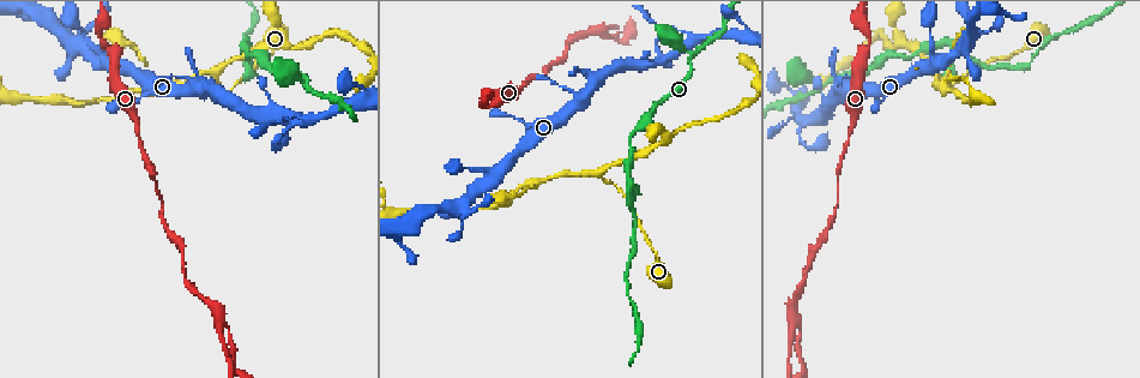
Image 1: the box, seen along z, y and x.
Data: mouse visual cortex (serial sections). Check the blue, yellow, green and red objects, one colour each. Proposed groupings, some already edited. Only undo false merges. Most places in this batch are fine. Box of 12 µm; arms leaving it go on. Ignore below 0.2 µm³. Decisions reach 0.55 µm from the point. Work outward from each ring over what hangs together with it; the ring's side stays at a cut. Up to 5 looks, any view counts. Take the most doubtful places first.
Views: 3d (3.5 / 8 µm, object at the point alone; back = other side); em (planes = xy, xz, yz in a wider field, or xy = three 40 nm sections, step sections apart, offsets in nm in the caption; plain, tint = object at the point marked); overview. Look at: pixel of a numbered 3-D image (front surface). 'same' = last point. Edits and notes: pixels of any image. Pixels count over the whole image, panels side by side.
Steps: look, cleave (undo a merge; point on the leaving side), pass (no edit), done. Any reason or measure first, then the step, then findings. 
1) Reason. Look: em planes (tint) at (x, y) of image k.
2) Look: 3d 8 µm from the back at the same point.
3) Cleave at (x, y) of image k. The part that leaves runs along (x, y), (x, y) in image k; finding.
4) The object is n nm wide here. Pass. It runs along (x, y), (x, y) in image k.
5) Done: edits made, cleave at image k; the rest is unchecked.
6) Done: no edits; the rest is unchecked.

Three arms meet. Look: 3d 8 µm at (603, 32) of image 1.

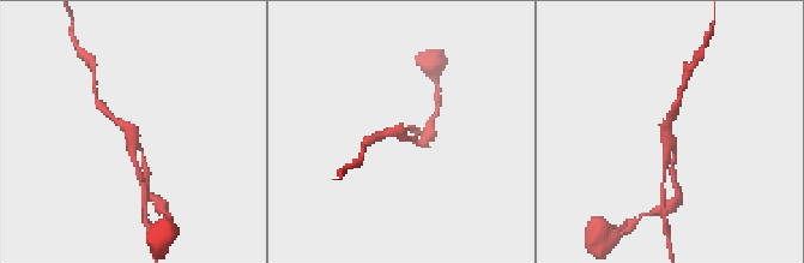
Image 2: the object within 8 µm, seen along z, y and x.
Zoom in. Look: 3d 3.5 µm at (134, 144) of image 2.

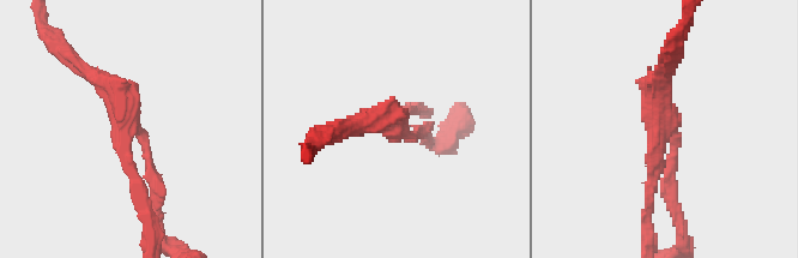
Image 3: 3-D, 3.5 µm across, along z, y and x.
Look: em planes (tint) at (129, 120) of image 3.

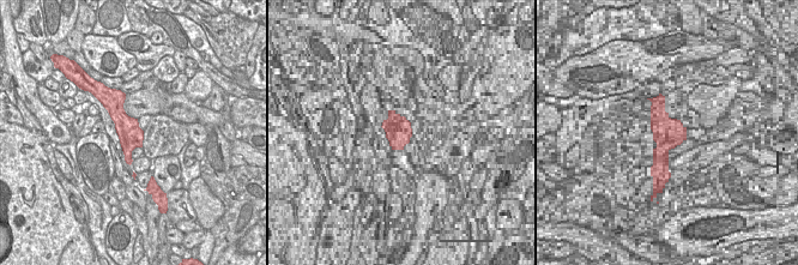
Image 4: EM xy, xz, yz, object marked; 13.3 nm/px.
3 arms meet here. Pass. It runs along (121, 97), (128, 160) in image 4; continuous, no second cell.

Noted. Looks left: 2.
A fork. Look: 3d 8 µm at (597, 176) of image 1.

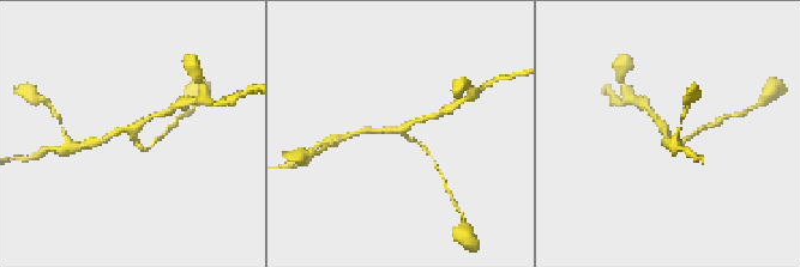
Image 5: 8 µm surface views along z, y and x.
Look: em xy step 2 (tint) at (134, 131) of image 5.

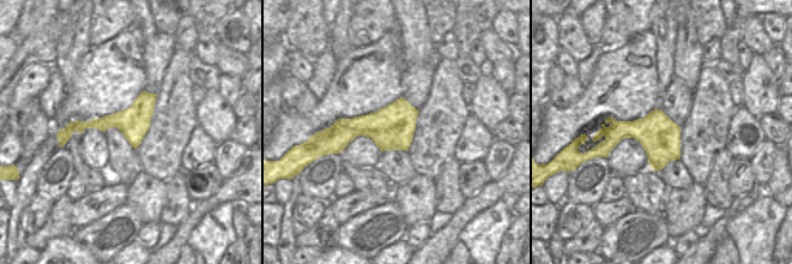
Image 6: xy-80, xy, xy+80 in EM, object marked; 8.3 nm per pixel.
The object is 360 nm wide here. Pass. It runs along (421, 145), (397, 129), (371, 129) in image 5; one cell here.

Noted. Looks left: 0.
Done: no edits; the rest is unchecked.

